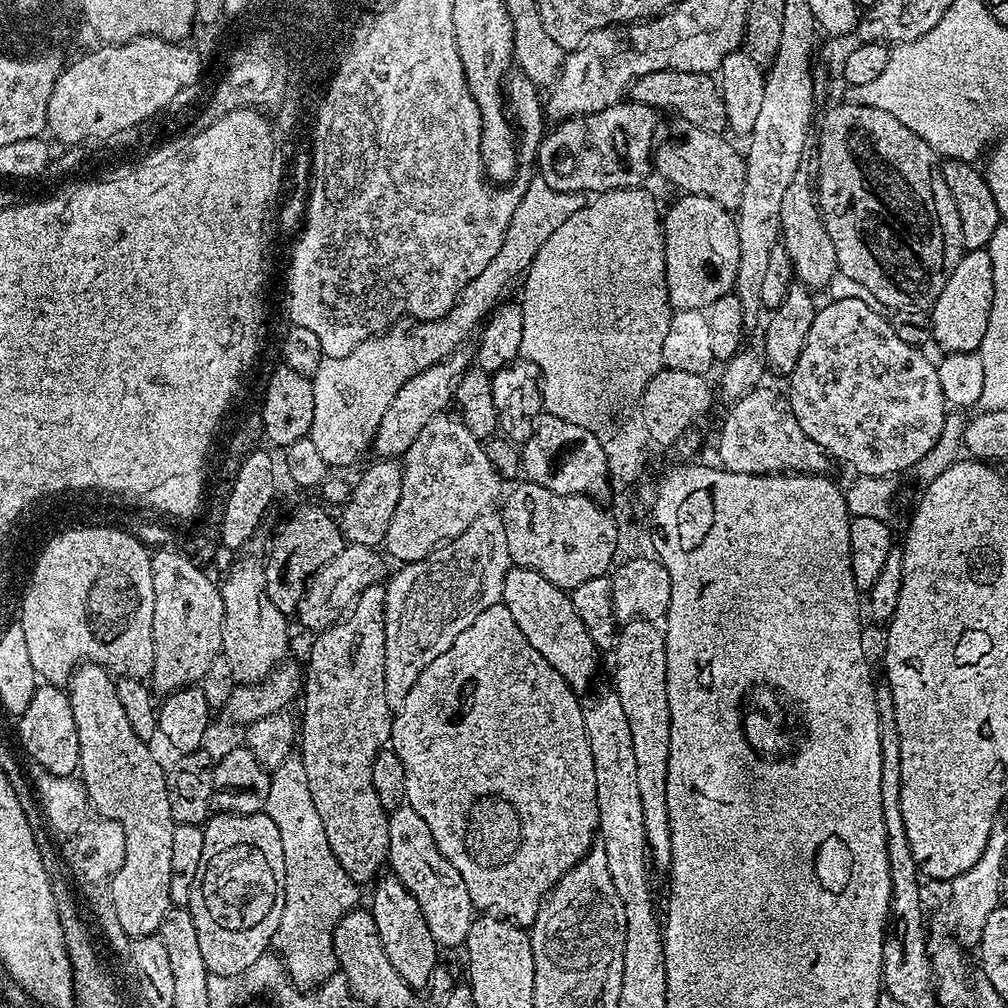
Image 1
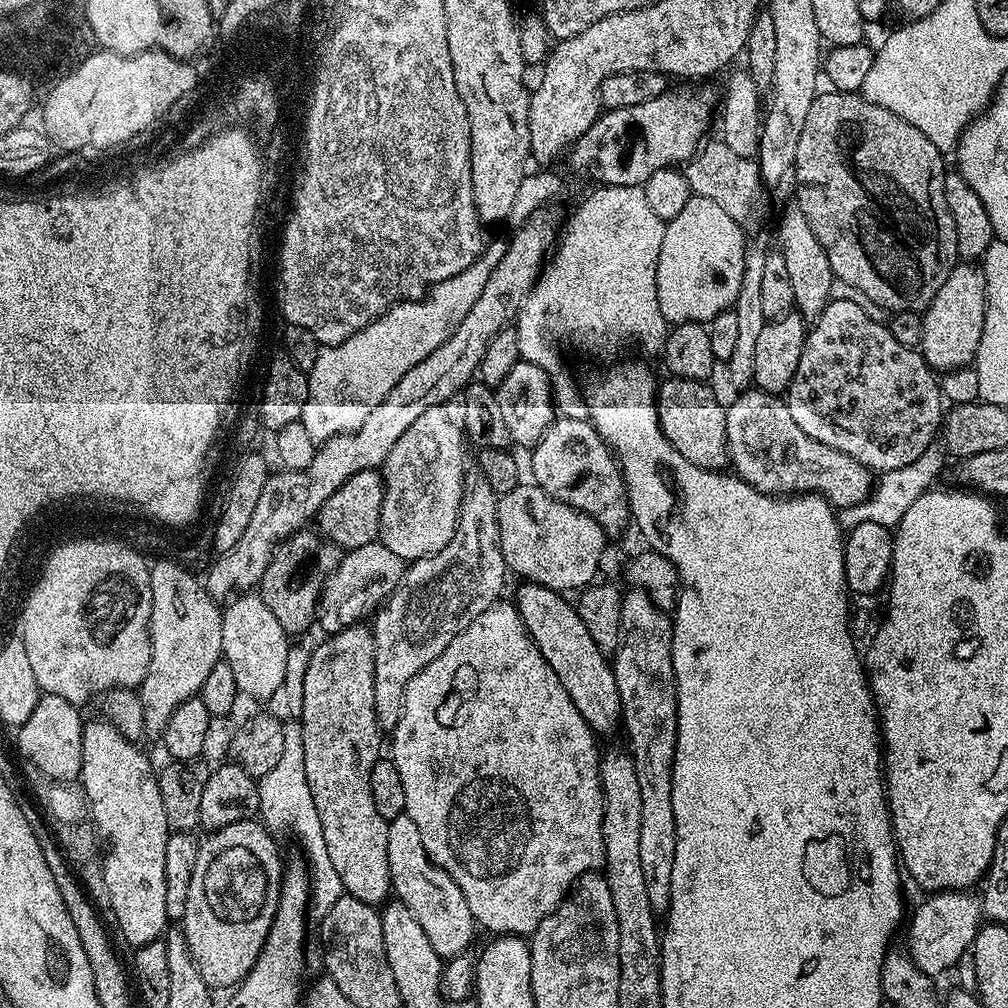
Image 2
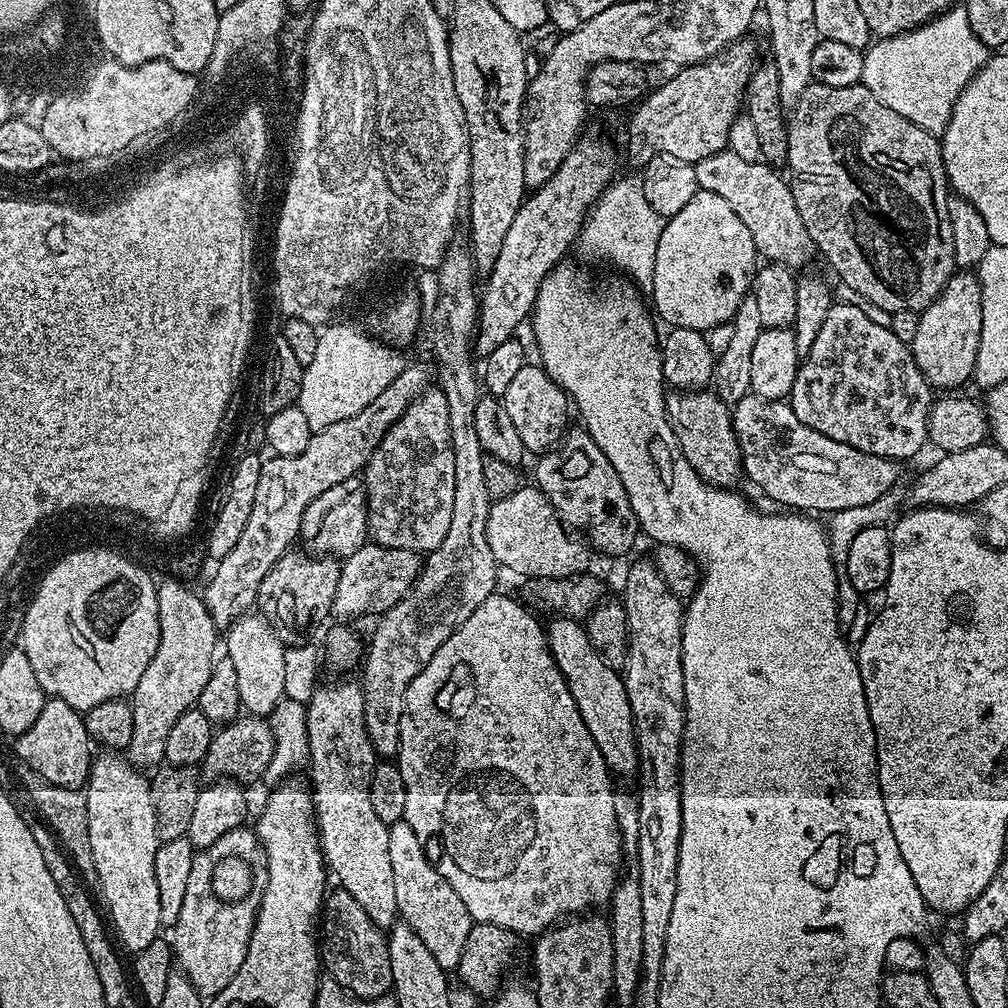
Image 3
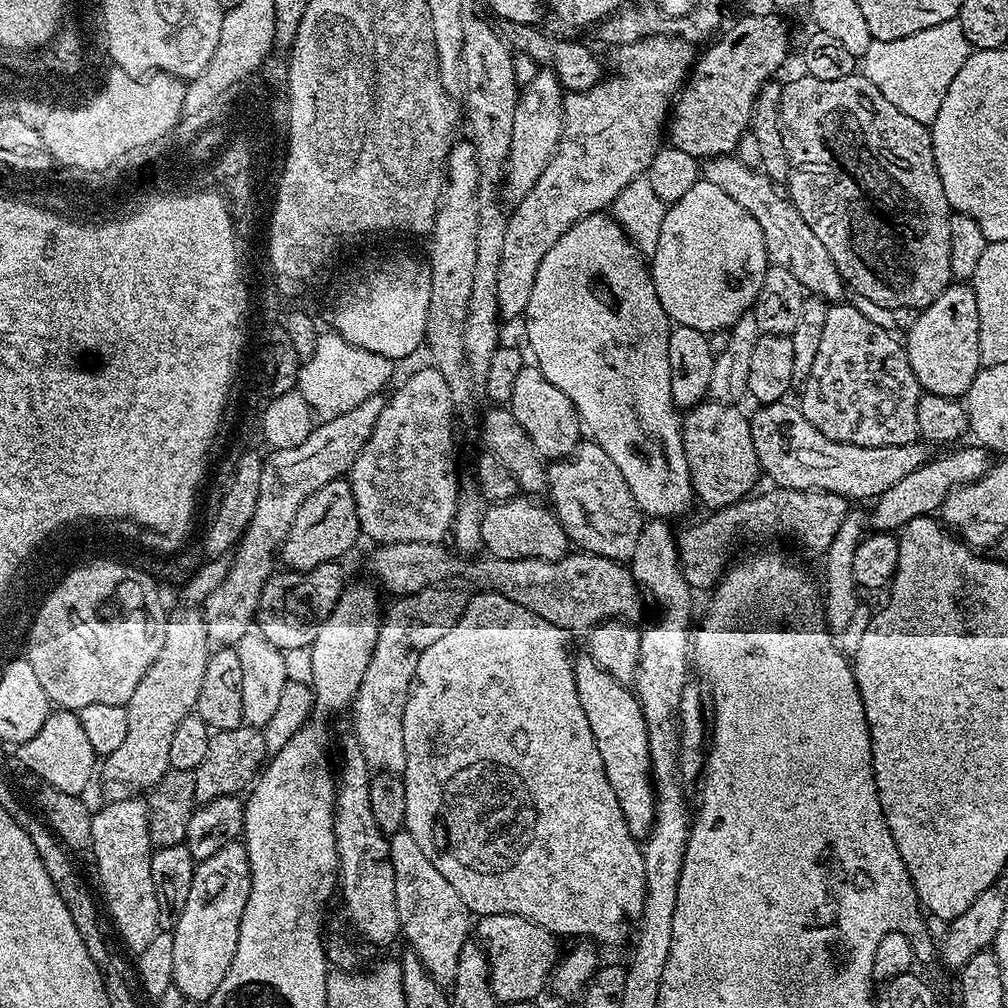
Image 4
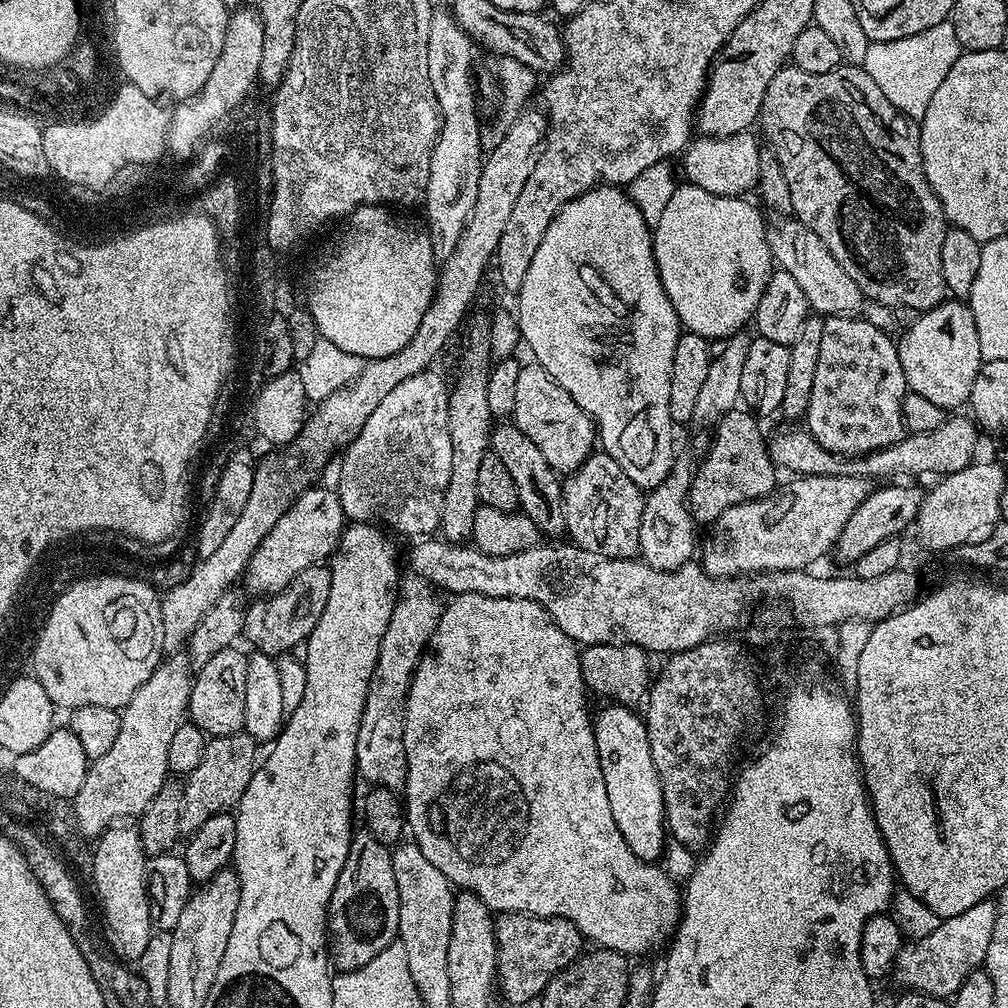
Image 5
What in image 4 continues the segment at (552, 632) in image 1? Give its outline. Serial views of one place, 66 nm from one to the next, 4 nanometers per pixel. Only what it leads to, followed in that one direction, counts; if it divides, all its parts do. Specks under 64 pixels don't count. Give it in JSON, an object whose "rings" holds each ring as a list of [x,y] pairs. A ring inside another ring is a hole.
{"rings":[[[586,654],[575,657],[572,674],[574,686],[578,690],[578,702],[582,702],[586,722],[590,722],[594,746],[598,746],[598,754],[602,754],[606,779],[610,781],[610,790],[614,790],[614,798],[618,798],[626,826],[632,836],[647,837],[648,831],[652,829],[656,796],[652,791],[652,767],[648,757],[648,727],[640,701],[631,687],[619,684]]]}

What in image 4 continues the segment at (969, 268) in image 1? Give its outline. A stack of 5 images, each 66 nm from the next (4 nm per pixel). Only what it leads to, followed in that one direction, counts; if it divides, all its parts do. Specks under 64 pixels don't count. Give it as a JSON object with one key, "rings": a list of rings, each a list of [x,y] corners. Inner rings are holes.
{"rings":[[[953,282],[946,291],[938,294],[930,307],[921,311],[918,322],[914,322],[914,326],[906,334],[906,347],[910,370],[914,370],[925,393],[963,397],[982,367],[978,298],[971,283]]]}

